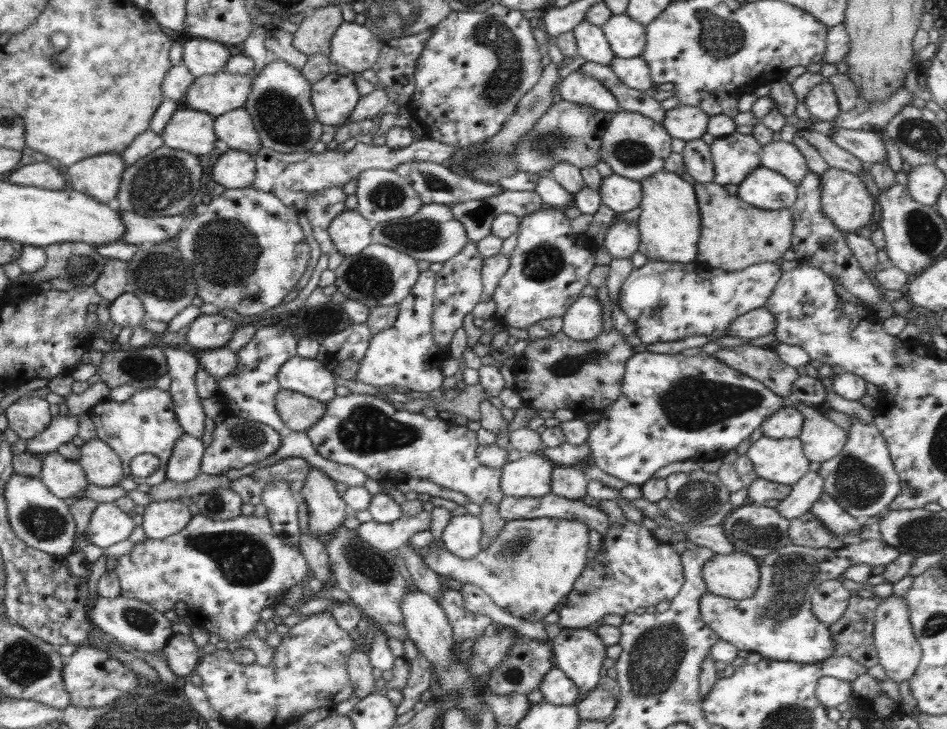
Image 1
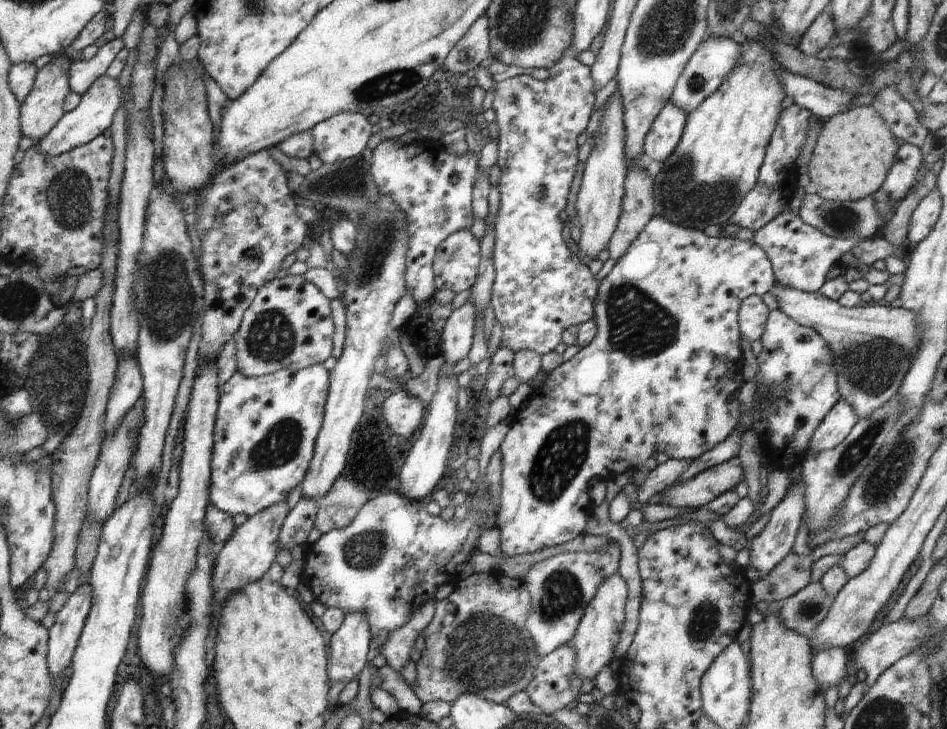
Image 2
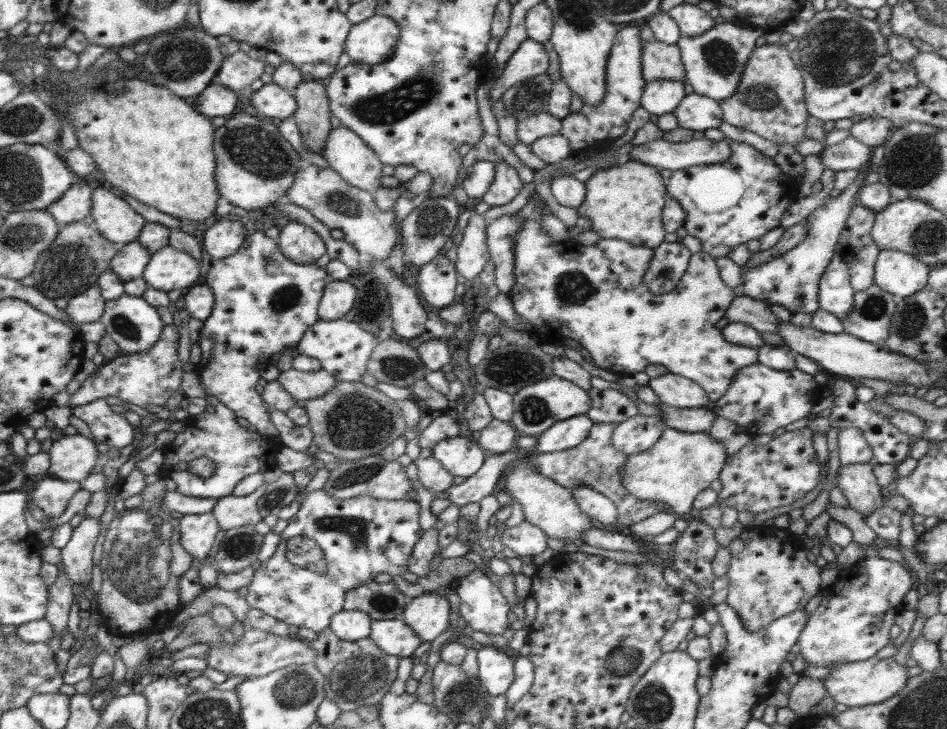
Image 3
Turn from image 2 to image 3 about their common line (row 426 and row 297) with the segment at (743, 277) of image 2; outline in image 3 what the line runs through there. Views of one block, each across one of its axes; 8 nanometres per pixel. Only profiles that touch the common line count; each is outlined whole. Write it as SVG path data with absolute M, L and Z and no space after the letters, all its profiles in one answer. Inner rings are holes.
M540 197L536 198L536 200L528 200L526 206L518 212L518 219L522 221L522 230L520 230L520 232L516 234L516 238L514 238L514 277L516 277L516 284L514 284L514 287L509 292L514 310L519 316L523 316L531 324L531 334L535 343L538 345L565 345L567 343L582 345L582 347L588 351L588 354L590 354L596 366L623 376L642 372L648 364L662 364L662 366L666 366L670 373L679 374L699 384L707 392L710 401L717 401L725 394L738 369L758 363L758 350L728 342L728 340L724 338L724 335L722 335L722 330L714 326L715 323L724 316L726 308L731 305L731 302L736 296L734 290L726 286L722 281L715 259L710 256L710 254L706 254L703 251L692 254L688 269L686 273L683 274L678 285L669 293L654 294L644 285L644 274L646 274L646 270L648 270L648 266L650 266L650 260L652 260L654 250L647 247L634 246L634 244L630 242L614 238L601 238L600 241L594 242L593 246L583 246L575 240L566 241L564 243L555 242L542 230L540 203L543 203Z

